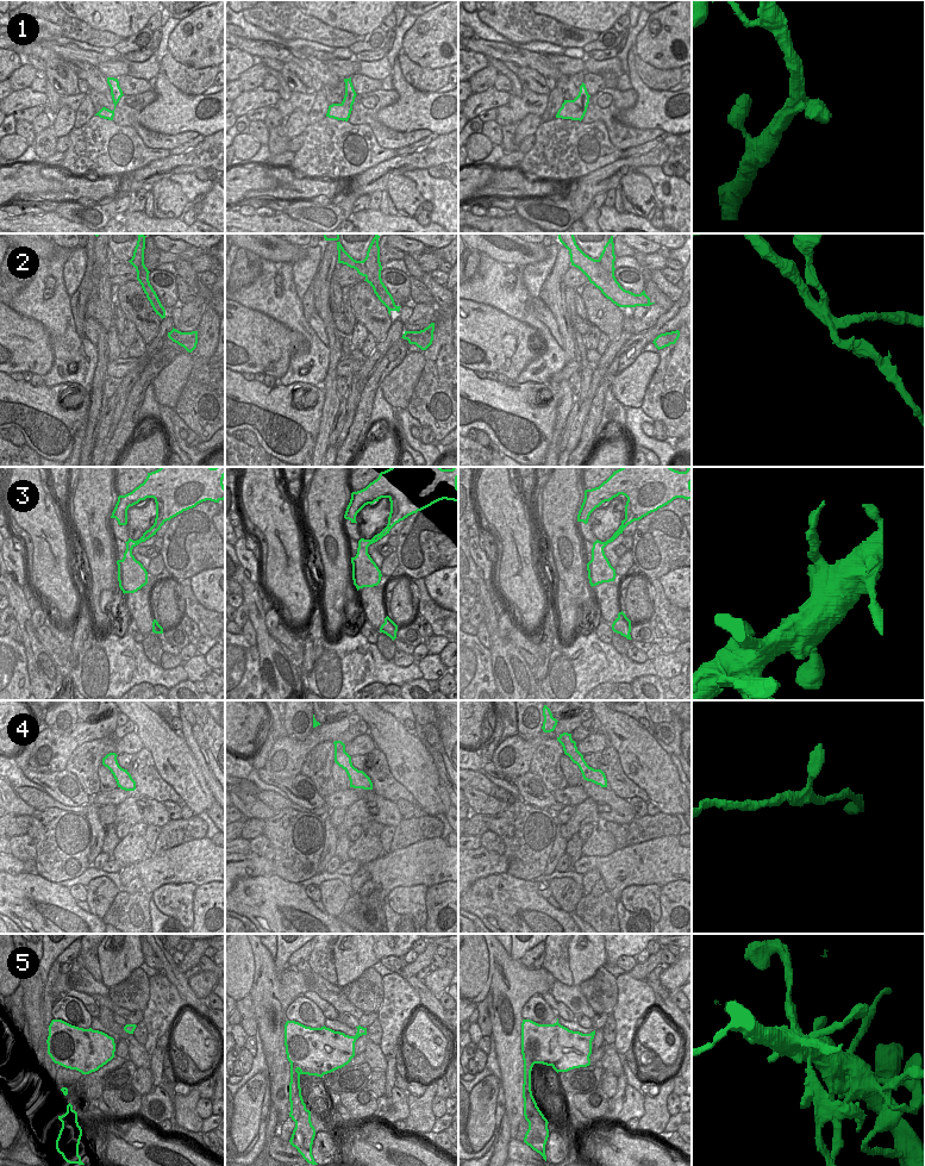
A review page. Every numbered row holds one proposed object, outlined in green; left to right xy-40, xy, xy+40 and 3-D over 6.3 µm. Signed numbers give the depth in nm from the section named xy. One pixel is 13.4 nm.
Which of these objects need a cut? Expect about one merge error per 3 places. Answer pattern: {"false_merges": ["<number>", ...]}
{"false_merges": ["2", "5"]}

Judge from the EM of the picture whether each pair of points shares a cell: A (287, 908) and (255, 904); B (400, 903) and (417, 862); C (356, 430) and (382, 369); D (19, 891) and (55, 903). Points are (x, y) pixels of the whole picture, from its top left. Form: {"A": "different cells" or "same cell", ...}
{"A": "same cell", "B": "different cells", "C": "same cell", "D": "same cell"}

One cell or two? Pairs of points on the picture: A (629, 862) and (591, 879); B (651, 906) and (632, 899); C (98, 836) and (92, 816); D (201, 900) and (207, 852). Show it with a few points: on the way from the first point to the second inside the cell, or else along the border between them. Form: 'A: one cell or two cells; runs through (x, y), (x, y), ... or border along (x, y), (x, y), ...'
A: two cells; border along (583, 874), (597, 868), (601, 878)
B: one cell; runs through (647, 902), (637, 899)
C: one cell; runs through (98, 831), (94, 821)
D: two cells; border along (212, 880), (197, 886)

